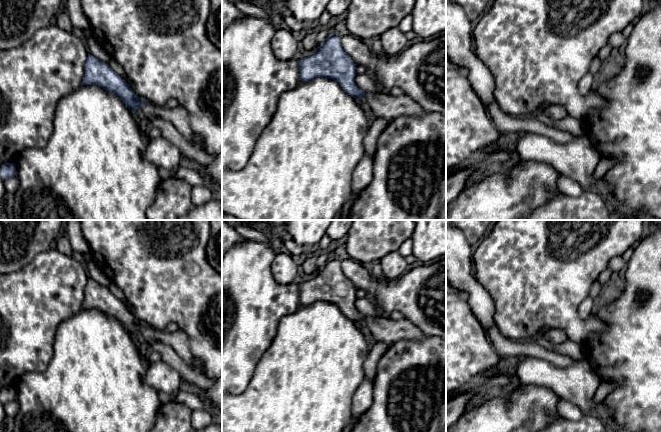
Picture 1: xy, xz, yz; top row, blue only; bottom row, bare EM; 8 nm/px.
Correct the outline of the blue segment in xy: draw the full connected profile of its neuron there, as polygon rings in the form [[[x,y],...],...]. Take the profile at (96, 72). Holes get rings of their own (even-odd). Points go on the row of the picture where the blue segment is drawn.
[[[88,54],[85,66],[82,85],[98,85],[103,89],[115,94],[133,113],[140,108],[143,114],[149,119],[161,118],[172,123],[177,131],[191,142],[194,132],[190,127],[189,112],[181,105],[176,108],[168,106],[158,106],[143,99],[136,98],[136,94],[131,89],[126,80],[117,75],[109,66]]]

